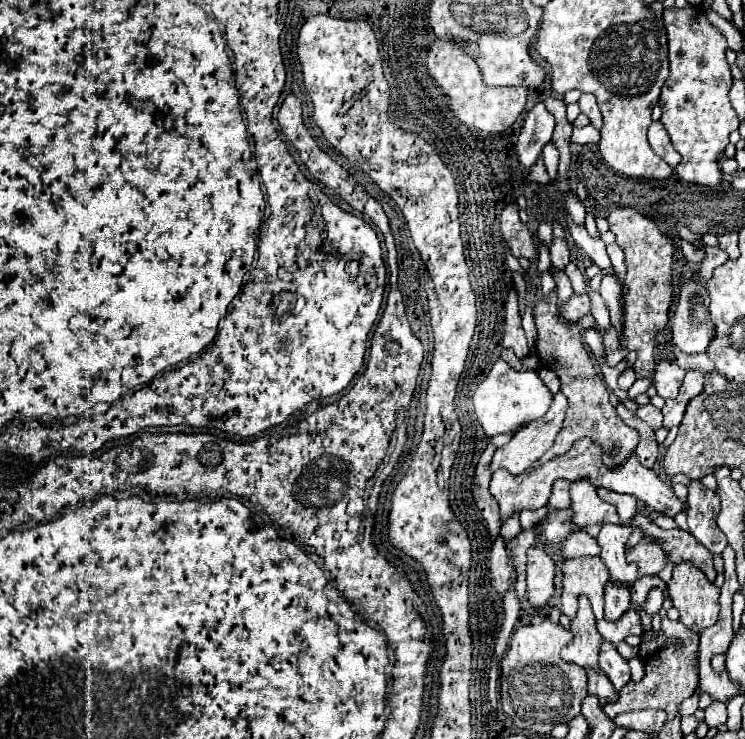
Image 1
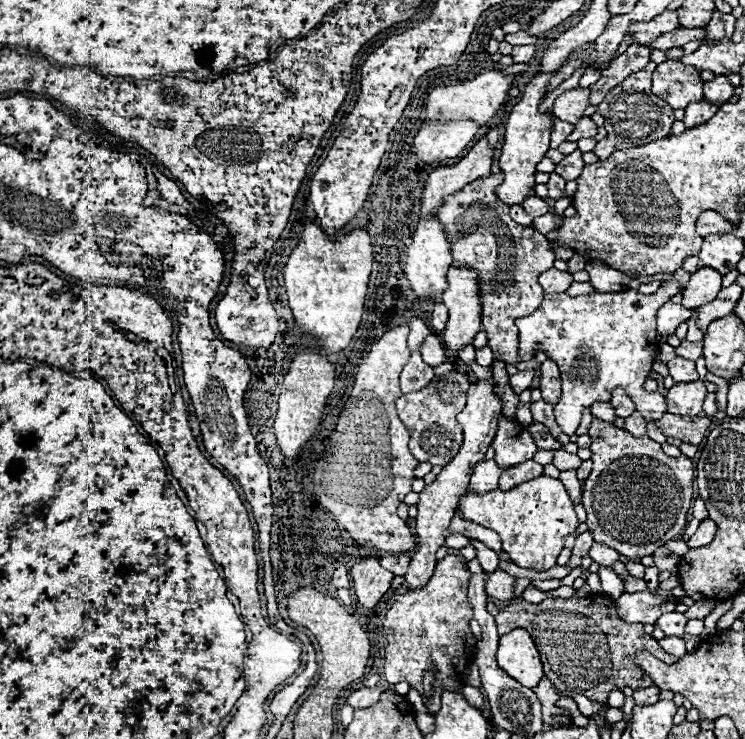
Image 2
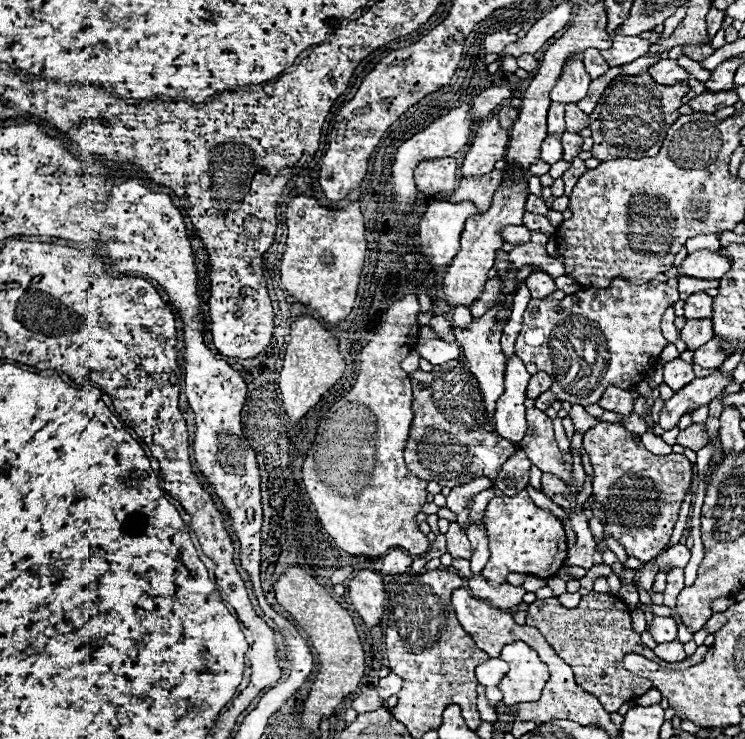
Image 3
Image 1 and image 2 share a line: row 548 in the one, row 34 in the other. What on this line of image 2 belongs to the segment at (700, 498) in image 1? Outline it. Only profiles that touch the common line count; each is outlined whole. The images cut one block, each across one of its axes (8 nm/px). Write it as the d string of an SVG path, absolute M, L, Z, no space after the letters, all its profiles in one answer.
M714 10L712 12L712 20L706 26L706 40L714 40L714 42L726 42L724 38L724 26L722 26L722 12Z

